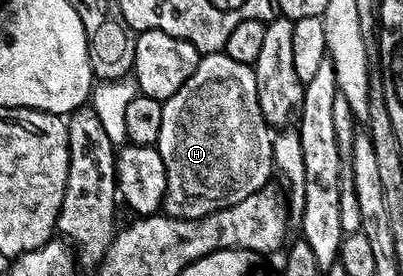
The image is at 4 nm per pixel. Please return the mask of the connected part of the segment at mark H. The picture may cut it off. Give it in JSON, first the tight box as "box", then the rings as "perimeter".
{"box":[155,51,274,221],"perimeter":[[[223,51],[201,56],[194,75],[190,75],[190,79],[186,79],[186,83],[182,83],[182,87],[178,87],[178,91],[174,91],[174,95],[170,95],[170,99],[162,102],[162,131],[158,131],[155,146],[162,155],[162,163],[166,167],[166,195],[162,206],[163,212],[170,217],[181,217],[187,221],[193,221],[199,217],[205,217],[207,213],[230,207],[234,203],[246,199],[246,195],[254,195],[259,189],[265,188],[271,182],[268,180],[274,177],[273,136],[273,130],[270,128],[268,120],[262,115],[262,107],[258,103],[258,79],[255,68],[246,63],[238,63],[238,59],[230,59]]]}

